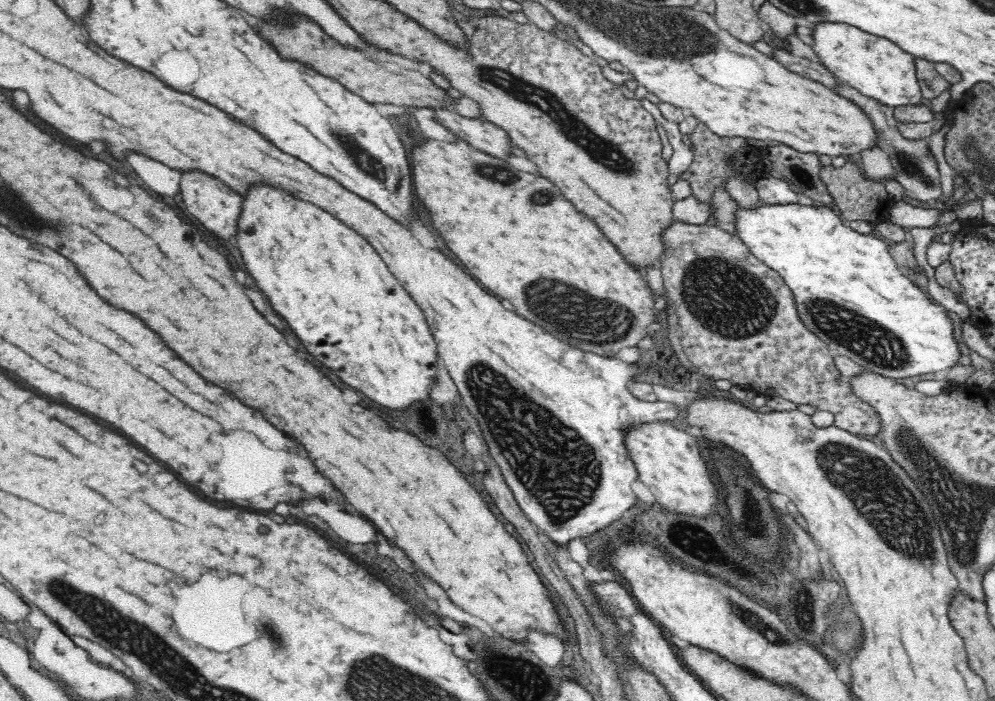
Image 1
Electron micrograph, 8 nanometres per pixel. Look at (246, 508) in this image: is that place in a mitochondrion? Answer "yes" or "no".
no

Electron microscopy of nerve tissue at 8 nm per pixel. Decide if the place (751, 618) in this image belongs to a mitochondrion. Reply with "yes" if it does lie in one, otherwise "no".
yes

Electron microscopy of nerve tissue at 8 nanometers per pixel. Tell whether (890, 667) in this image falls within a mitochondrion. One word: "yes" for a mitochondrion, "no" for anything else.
no

